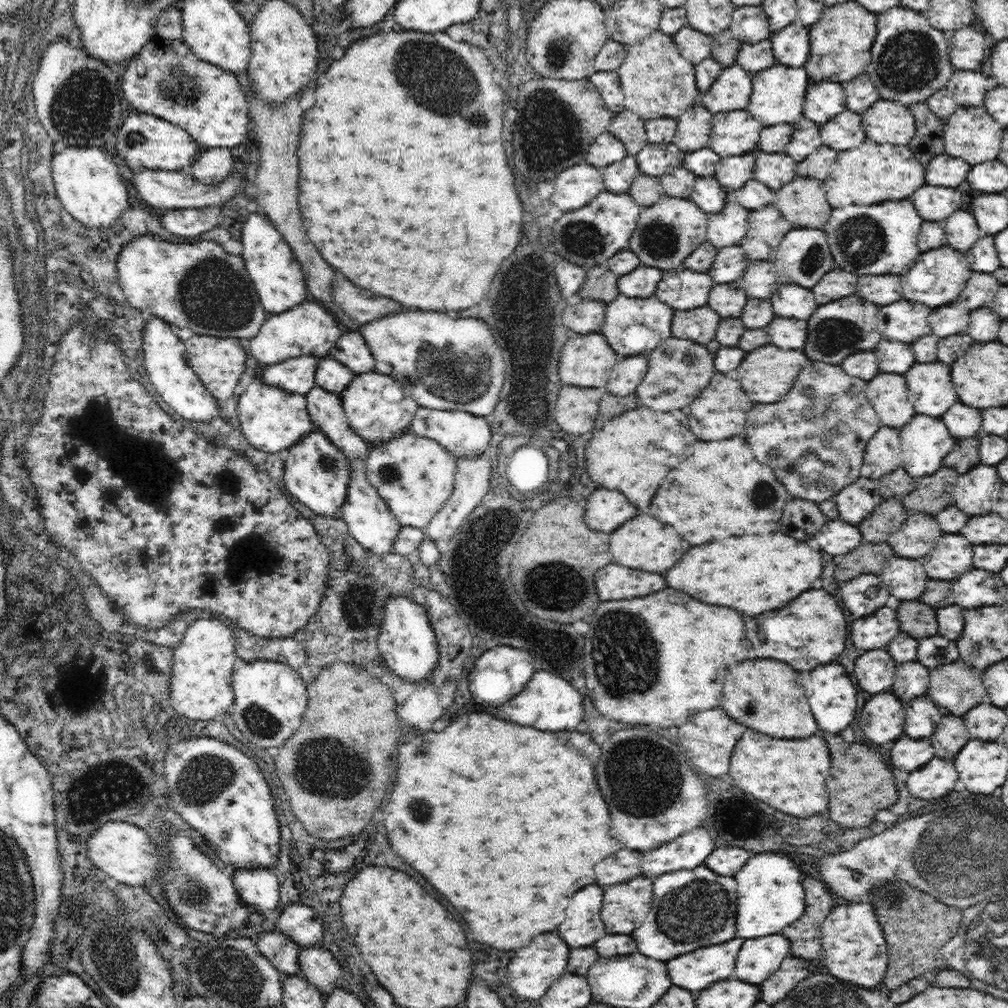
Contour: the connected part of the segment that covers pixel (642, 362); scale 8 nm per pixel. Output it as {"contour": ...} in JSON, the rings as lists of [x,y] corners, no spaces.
{"contour":[[[647,354],[619,358],[608,379],[606,389],[616,396],[635,394],[645,377],[648,366]]]}

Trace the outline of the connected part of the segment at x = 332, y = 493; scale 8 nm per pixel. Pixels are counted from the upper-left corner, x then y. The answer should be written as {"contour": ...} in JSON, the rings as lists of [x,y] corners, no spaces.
{"contour":[[[320,430],[306,434],[283,455],[288,492],[320,516],[340,516],[350,480],[350,460]]]}

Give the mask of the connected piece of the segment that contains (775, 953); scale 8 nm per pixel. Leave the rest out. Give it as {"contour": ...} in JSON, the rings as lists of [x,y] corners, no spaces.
{"contour":[[[769,934],[764,938],[748,938],[736,960],[736,976],[751,984],[770,978],[784,956],[790,952],[790,942],[784,934]]]}

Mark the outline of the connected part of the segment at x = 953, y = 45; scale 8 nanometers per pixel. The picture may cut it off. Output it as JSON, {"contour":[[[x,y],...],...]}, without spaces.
{"contour":[[[972,26],[962,27],[949,34],[949,57],[954,70],[979,70],[984,60],[984,34],[974,32]]]}

